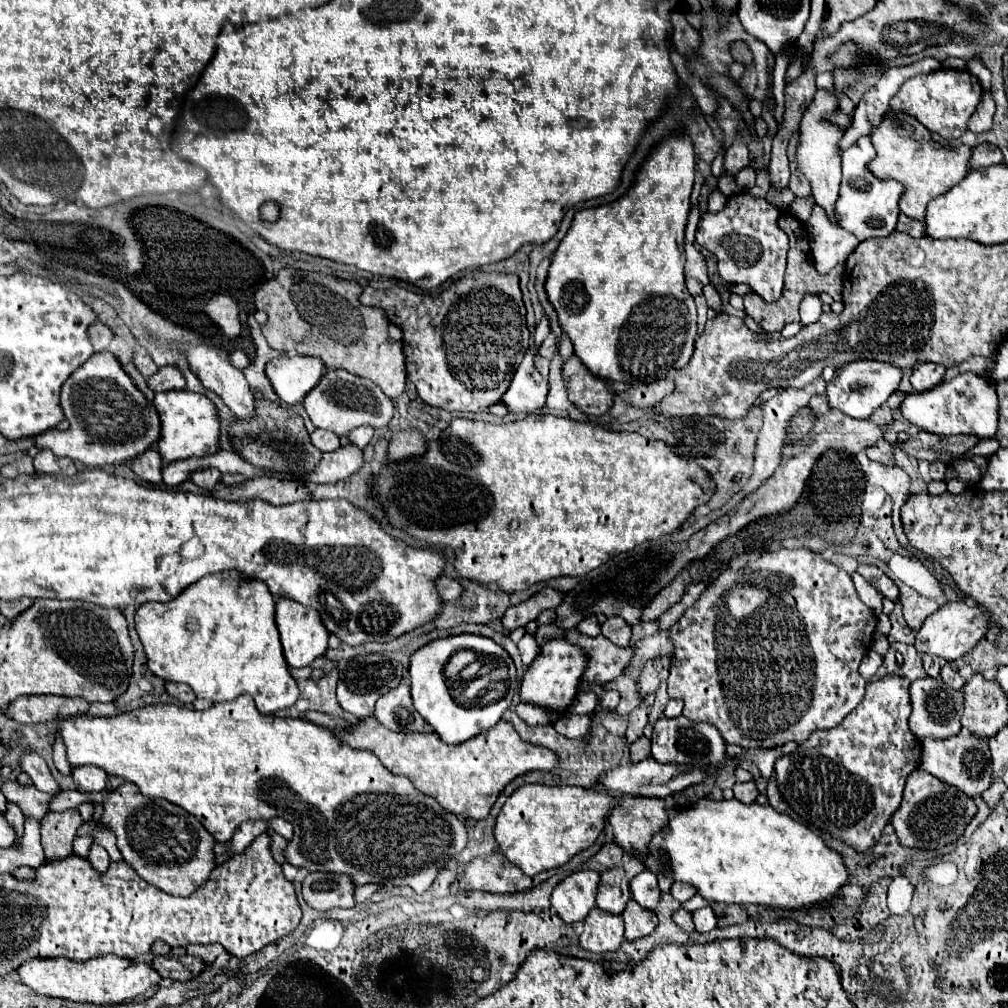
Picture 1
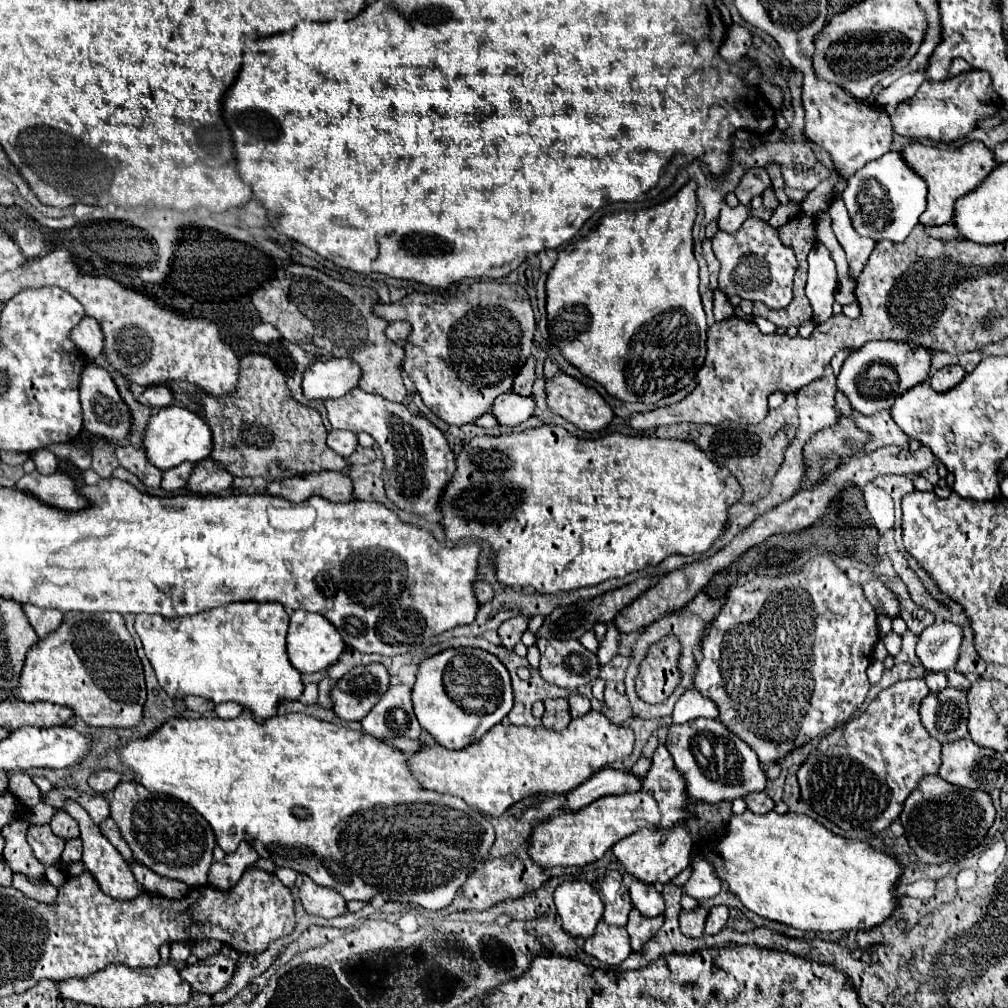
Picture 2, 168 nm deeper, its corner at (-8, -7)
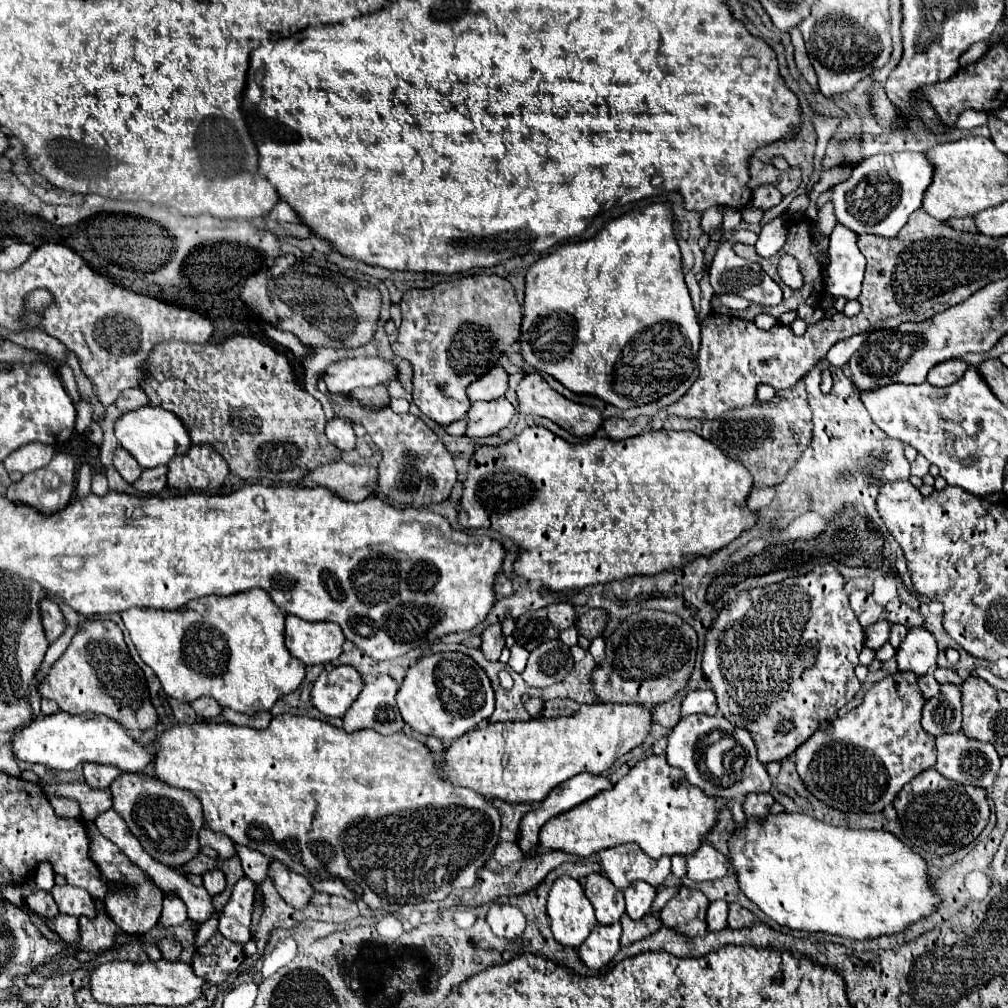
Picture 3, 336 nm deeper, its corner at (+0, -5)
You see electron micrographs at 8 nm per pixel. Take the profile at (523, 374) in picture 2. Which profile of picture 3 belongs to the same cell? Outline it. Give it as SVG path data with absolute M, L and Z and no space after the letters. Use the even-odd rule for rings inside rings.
M497 366L495 370L491 370L483 378L479 378L479 382L473 382L473 386L471 386L471 390L467 390L467 394L473 402L475 400L497 400L497 398L505 396L507 388L509 388L509 374L505 372L505 368Z

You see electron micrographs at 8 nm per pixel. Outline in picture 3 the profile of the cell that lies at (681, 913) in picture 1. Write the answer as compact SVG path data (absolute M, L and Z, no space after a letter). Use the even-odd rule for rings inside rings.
M681 886L677 896L665 904L659 918L665 926L671 926L681 934L703 936L707 932L707 922L705 922L707 906L709 900L703 896L701 890L691 890Z

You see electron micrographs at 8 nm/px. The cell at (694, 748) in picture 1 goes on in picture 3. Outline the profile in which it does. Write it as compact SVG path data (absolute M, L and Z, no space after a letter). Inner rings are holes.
M691 714L679 720L667 740L667 762L685 772L689 784L697 786L703 794L721 800L737 800L751 792L769 792L771 778L765 766L757 760L755 744L747 730L733 726L723 716Z

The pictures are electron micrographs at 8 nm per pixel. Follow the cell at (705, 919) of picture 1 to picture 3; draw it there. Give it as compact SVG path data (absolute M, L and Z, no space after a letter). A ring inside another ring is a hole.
M717 900L717 902L709 904L707 926L709 926L709 932L717 932L727 926L727 902Z

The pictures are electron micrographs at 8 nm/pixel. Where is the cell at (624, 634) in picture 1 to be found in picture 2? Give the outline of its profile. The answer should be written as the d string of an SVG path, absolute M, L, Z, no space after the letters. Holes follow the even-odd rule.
M607 624L607 636L605 636L605 640L599 644L599 648L597 648L597 660L599 660L601 664L607 664L607 662L617 654L619 636L621 636L621 634L615 632L611 624Z

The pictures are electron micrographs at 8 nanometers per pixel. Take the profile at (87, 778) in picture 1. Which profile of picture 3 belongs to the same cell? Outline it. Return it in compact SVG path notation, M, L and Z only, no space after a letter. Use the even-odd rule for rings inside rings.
M85 764L83 766L83 776L85 782L91 788L109 788L109 784L121 774L119 768L113 766L95 766L95 764Z

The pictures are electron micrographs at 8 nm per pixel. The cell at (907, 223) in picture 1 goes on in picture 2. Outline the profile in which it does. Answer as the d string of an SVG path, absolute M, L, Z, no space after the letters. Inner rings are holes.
M943 224L943 226L927 226L925 232L933 238L939 238L939 240L953 240L953 238L963 238L961 232L953 226L953 224Z

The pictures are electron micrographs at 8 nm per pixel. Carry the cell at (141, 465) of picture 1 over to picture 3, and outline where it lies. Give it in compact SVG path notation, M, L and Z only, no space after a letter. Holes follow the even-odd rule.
M121 446L115 450L115 454L113 454L113 466L117 468L117 472L129 482L129 484L133 484L139 476L141 476L141 472L143 472L143 468L139 466L139 462L131 456L131 454L127 454L127 450L123 450Z

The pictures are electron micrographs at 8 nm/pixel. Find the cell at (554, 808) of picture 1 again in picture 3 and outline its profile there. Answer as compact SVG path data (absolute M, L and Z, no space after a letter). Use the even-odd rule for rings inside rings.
M653 754L637 762L611 790L603 790L589 802L551 818L541 830L539 844L545 850L587 858L619 844L637 842L645 854L661 858L665 854L673 856L695 850L695 846L703 842L703 836L713 828L715 820L717 800L691 786L683 778L683 772L673 768L665 756Z

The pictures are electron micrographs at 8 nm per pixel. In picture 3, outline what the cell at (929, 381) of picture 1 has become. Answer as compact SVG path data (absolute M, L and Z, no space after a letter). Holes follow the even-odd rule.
M951 360L951 362L941 362L939 366L935 366L931 370L931 374L927 376L927 382L931 386L937 386L937 388L945 388L945 386L951 386L953 382L957 382L963 372L967 370L967 364L961 362L961 360Z

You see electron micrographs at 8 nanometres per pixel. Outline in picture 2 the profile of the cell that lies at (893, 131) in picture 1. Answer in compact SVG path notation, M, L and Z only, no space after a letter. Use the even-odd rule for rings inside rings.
M969 142L957 150L941 150L935 146L923 146L923 144L909 144L903 152L903 158L911 168L927 182L929 194L927 194L927 210L923 212L923 224L925 226L941 226L947 222L953 222L953 208L955 202L973 192L995 168L995 156L983 142Z

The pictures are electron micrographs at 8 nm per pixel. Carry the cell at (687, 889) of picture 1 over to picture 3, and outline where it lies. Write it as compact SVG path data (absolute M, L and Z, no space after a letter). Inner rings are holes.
M703 842L695 852L685 854L685 862L687 862L687 876L693 882L717 880L723 878L729 870L727 858L707 842Z

